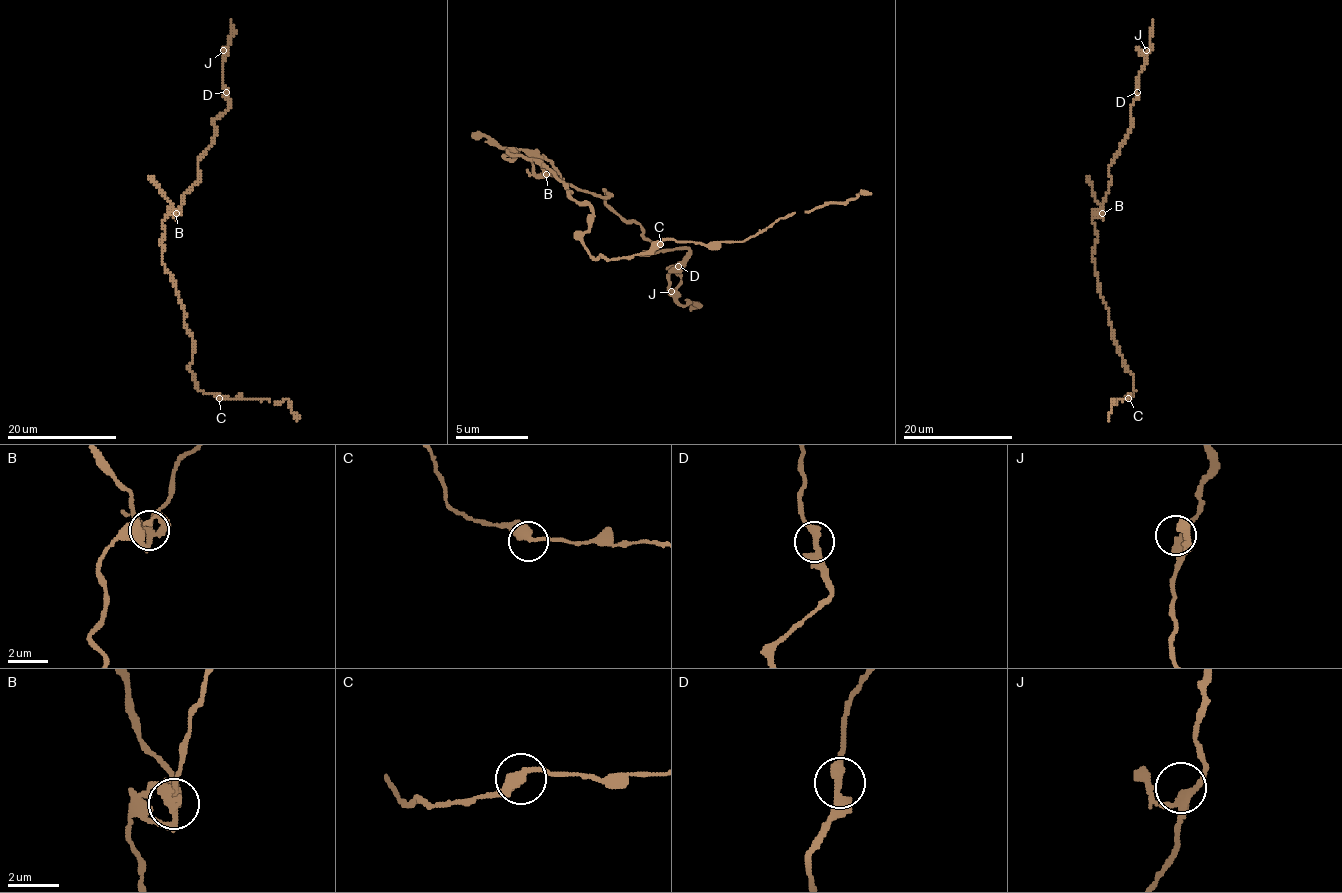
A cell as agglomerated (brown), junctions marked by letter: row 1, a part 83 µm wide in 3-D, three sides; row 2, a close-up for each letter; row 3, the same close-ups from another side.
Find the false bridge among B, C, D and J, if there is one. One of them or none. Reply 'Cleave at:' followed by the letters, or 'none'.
Cleave at: B

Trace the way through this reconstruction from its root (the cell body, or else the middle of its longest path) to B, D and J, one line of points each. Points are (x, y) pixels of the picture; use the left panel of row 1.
B: (163, 251), (163, 222), (168, 215), (175, 217), (176, 213)
D: (163, 251), (163, 222), (200, 178), (198, 159), (212, 144), (215, 121), (230, 105), (226, 92)
J: (163, 251), (163, 222), (200, 178), (198, 159), (212, 144), (215, 121), (230, 105), (223, 85), (223, 50)

